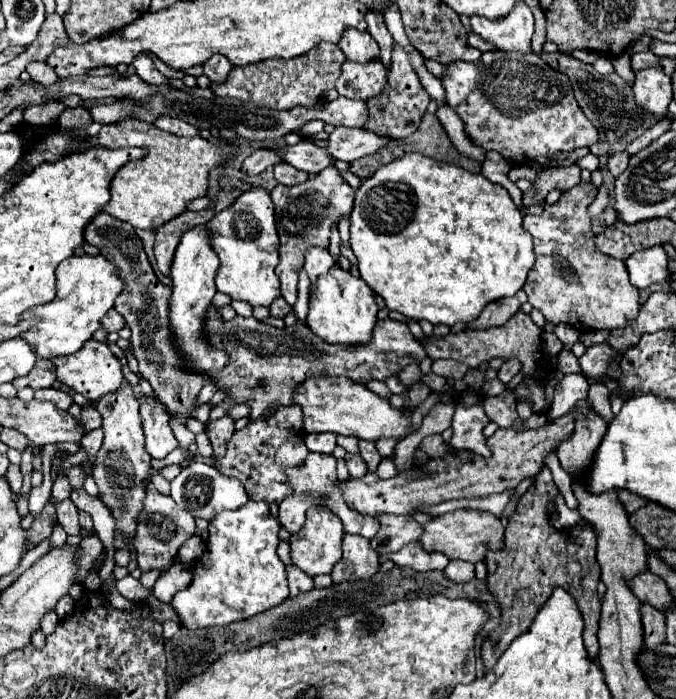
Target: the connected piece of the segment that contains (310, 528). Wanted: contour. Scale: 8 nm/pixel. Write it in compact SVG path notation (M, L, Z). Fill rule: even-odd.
M309 508L307 520L303 528L297 534L291 534L289 546L291 546L291 560L297 568L301 568L309 576L317 574L329 574L337 560L341 560L341 540L343 540L343 524L339 516L335 516L331 510L325 508Z

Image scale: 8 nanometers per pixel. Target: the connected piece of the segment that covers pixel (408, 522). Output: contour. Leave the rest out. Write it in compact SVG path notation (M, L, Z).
M377 516L377 520L381 522L381 532L377 532L377 536L371 540L371 546L381 556L397 552L409 542L419 542L419 538L423 534L423 526L419 522L415 522L413 516Z

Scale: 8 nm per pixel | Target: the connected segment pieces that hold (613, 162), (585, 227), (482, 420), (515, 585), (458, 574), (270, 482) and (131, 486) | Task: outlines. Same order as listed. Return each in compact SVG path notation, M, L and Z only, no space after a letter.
M615 152L609 156L609 170L613 176L621 176L629 166L629 154L627 152Z
M577 184L571 190L563 192L561 198L555 204L543 206L541 214L527 214L523 218L523 228L533 236L537 260L533 268L529 270L529 276L525 280L523 292L527 294L529 302L533 308L541 310L545 320L553 324L569 324L579 332L587 330L617 330L625 328L631 320L637 318L639 314L639 290L629 282L629 272L625 262L609 258L601 254L593 242L593 232L591 232L591 216L587 214L587 206L593 202L597 194L597 188L593 184Z
M457 406L453 416L453 438L451 446L461 450L471 450L479 456L489 456L489 450L485 446L483 428L489 424L489 418L483 412L483 406Z
M545 466L529 490L519 498L515 512L509 516L505 530L505 552L489 552L485 558L489 570L489 590L497 596L497 602L503 608L503 624L489 634L489 642L485 642L481 650L485 670L489 670L505 648L531 626L533 618L547 602L555 586L563 586L573 598L577 598L585 620L585 648L597 658L597 630L601 612L597 584L601 578L601 568L595 560L595 532L589 524L557 530L553 526L553 516L549 514L549 504L555 500L555 496L559 496L559 490L551 478L551 470Z
M451 560L445 568L445 574L449 574L449 578L455 582L467 582L475 578L475 566L465 560Z
M297 404L277 406L267 416L249 420L245 428L237 430L227 444L227 454L221 458L215 456L215 466L221 474L241 480L249 494L249 500L263 500L269 506L281 504L285 496L293 494L285 470L303 464L305 458L309 456L309 448L305 446L301 426L303 426L301 406Z
M125 382L121 388L117 388L117 392L99 398L97 410L103 416L105 440L95 456L91 476L99 486L99 500L109 508L109 512L115 518L115 530L121 532L125 548L131 548L139 526L141 508L145 502L145 486L151 476L151 456L145 450L145 434L141 428L139 404L133 396L133 390Z

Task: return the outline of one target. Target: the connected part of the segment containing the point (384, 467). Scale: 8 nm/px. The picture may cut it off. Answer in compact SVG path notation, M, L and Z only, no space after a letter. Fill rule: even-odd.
M383 458L381 464L379 464L379 468L377 468L377 474L379 474L381 478L391 478L391 476L395 476L395 474L397 474L397 468L395 468L393 460L391 460L391 458Z

